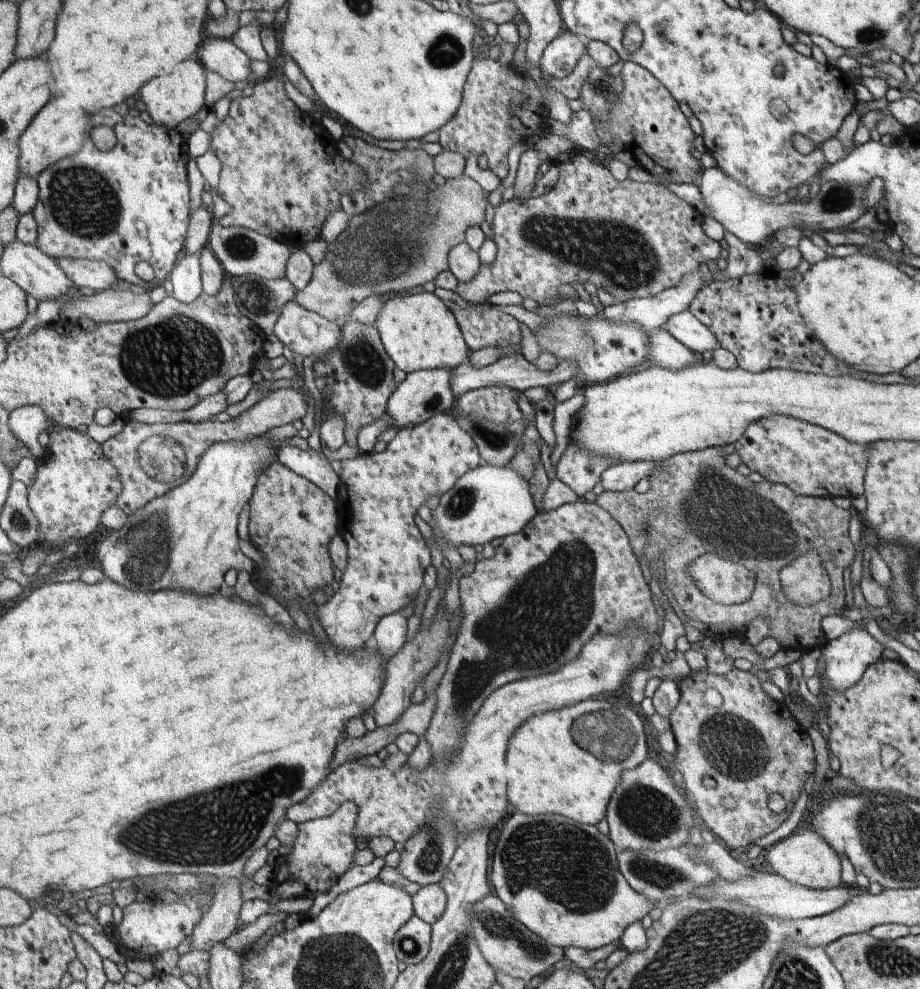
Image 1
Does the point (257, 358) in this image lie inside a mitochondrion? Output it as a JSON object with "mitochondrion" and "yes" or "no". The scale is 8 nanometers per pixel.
{"mitochondrion":"no"}

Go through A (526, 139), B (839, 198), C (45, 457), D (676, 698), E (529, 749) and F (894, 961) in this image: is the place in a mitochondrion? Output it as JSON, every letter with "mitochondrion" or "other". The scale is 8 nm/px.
{"A":"other","B":"mitochondrion","C":"other","D":"other","E":"other","F":"mitochondrion"}

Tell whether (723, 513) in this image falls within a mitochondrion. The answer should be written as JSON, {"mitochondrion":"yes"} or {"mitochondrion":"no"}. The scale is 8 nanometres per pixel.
{"mitochondrion":"yes"}

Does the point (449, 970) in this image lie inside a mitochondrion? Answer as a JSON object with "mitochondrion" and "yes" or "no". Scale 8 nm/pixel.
{"mitochondrion":"yes"}

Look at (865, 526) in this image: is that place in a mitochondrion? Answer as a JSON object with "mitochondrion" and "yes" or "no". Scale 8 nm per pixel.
{"mitochondrion":"no"}

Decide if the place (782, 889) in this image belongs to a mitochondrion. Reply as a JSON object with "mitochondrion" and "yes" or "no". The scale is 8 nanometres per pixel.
{"mitochondrion":"no"}

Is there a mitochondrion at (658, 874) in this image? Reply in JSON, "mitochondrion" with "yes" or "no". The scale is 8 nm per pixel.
{"mitochondrion":"yes"}

